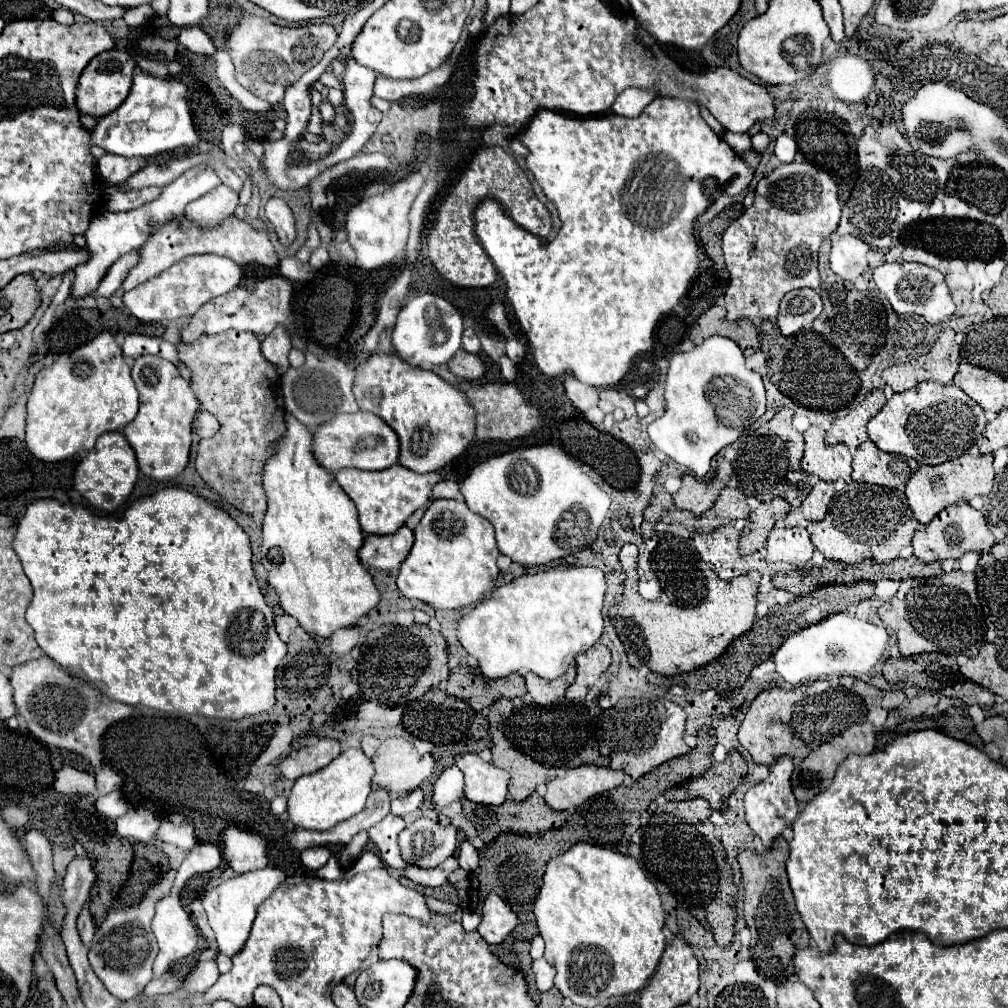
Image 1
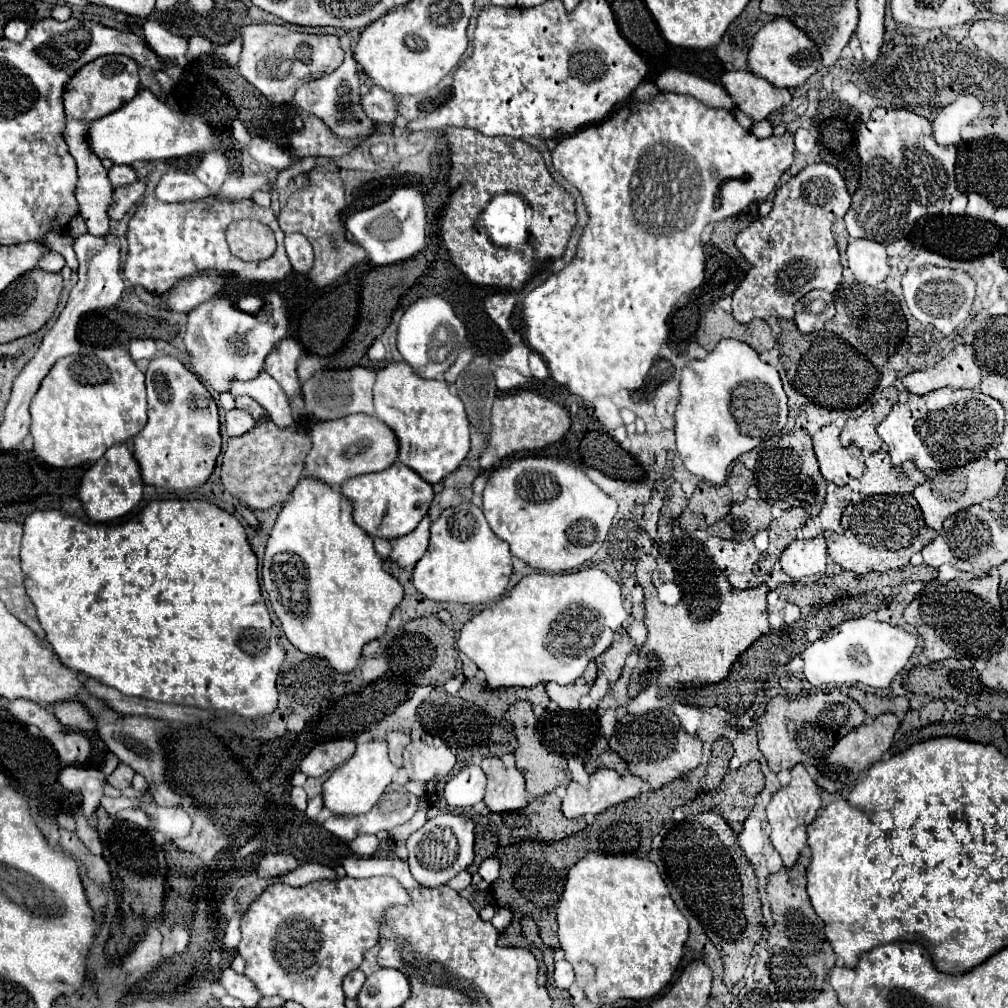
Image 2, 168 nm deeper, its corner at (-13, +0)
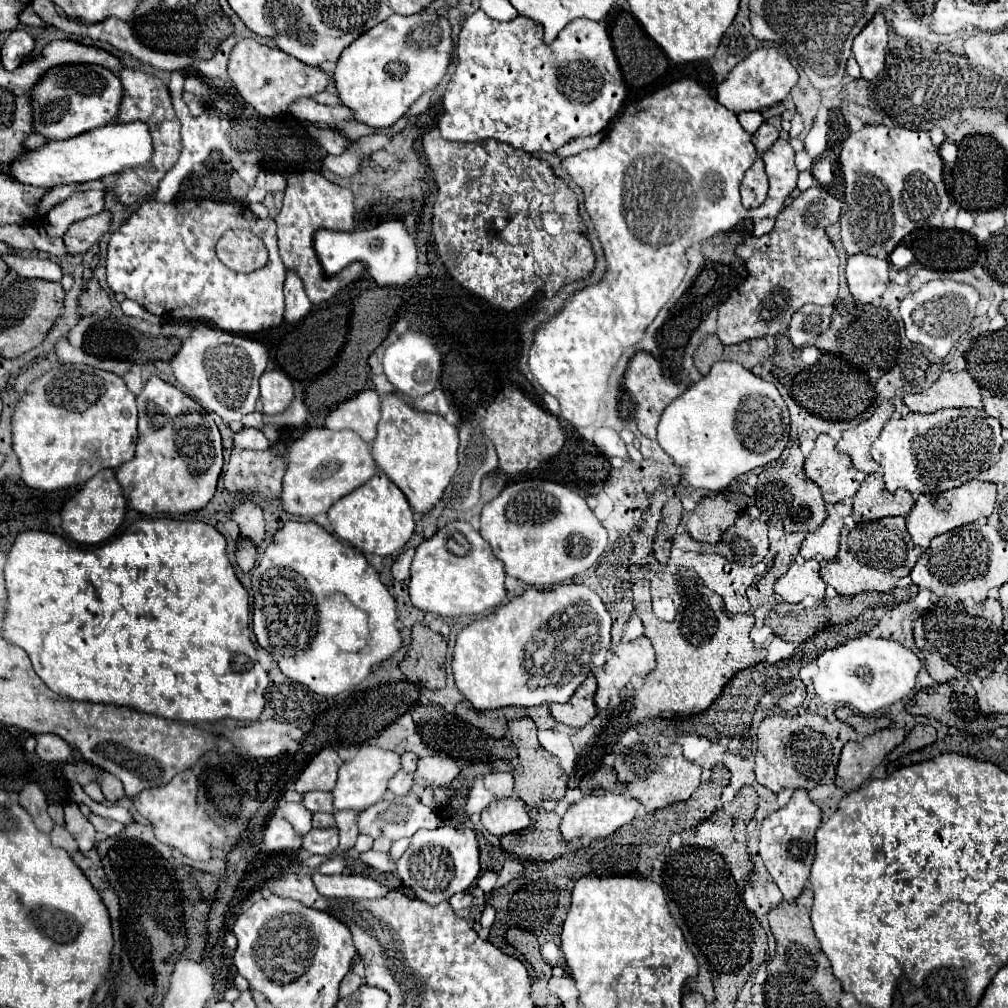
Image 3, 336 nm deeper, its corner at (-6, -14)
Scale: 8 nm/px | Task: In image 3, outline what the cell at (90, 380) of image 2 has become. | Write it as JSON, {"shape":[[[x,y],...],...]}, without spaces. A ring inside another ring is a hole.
{"shape":[[[61,364],[41,374],[17,400],[15,412],[11,416],[11,436],[13,452],[21,464],[21,480],[29,488],[51,492],[69,486],[81,486],[99,470],[119,468],[133,458],[137,438],[135,396],[117,374],[83,364]]]}

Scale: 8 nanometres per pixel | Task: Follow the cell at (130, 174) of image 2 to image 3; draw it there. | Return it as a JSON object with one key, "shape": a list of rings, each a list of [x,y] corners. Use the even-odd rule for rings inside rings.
{"shape":[[[87,190],[71,194],[65,202],[53,206],[45,218],[47,234],[61,238],[73,222],[103,212],[103,196],[103,190]]]}

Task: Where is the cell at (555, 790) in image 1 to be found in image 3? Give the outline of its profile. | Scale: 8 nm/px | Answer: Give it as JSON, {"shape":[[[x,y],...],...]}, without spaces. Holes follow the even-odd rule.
{"shape":[[[595,790],[589,796],[583,796],[579,802],[571,804],[569,810],[565,812],[561,820],[561,834],[565,840],[575,840],[575,838],[606,838],[619,830],[623,824],[629,824],[639,808],[639,800],[623,794],[613,794],[607,790]]]}

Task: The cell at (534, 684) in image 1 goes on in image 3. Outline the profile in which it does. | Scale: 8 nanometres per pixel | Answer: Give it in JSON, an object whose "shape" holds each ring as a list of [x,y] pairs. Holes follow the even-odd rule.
{"shape":[[[593,674],[587,676],[587,680],[579,686],[579,690],[573,694],[573,698],[565,704],[551,704],[551,714],[557,722],[581,728],[589,724],[593,716],[597,716],[597,706],[593,702],[597,690],[597,680]]]}

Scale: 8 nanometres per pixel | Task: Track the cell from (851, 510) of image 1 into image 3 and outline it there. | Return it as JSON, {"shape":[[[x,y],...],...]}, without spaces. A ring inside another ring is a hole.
{"shape":[[[881,518],[877,522],[857,524],[853,530],[843,528],[839,554],[833,560],[823,560],[819,574],[841,596],[855,596],[857,592],[889,592],[899,578],[911,572],[921,552],[923,550],[909,538],[905,518]]]}

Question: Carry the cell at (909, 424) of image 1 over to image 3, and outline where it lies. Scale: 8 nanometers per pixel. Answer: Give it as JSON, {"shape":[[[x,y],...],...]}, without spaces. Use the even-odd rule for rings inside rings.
{"shape":[[[949,408],[949,410],[937,410],[933,414],[909,412],[903,418],[891,418],[881,430],[879,438],[873,442],[871,454],[873,454],[873,460],[883,470],[883,480],[889,492],[903,488],[915,494],[915,492],[945,492],[977,478],[979,472],[987,470],[993,464],[993,458],[999,454],[1001,446],[1003,446],[1001,424],[989,414],[985,414],[985,410]]]}

